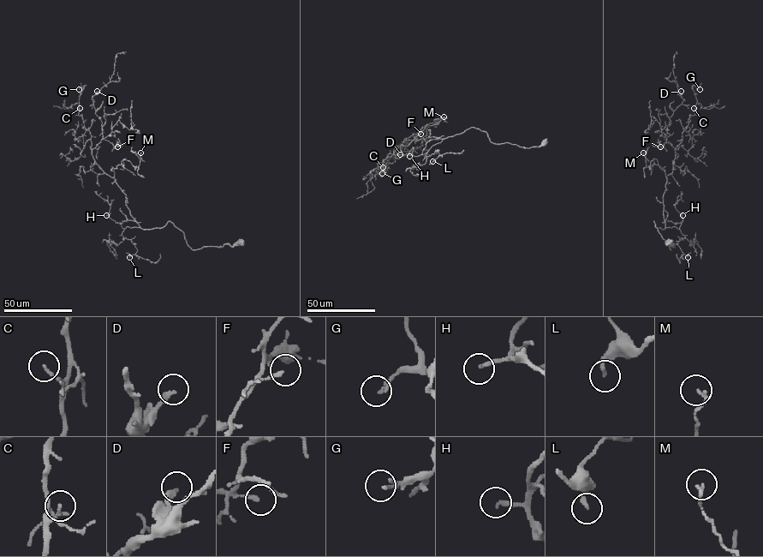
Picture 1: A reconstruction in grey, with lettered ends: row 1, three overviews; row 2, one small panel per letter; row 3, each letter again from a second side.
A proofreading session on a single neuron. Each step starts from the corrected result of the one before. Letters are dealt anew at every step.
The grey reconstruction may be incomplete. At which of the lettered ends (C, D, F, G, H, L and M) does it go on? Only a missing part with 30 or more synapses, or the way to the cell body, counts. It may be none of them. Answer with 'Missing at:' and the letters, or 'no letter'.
Missing at: H

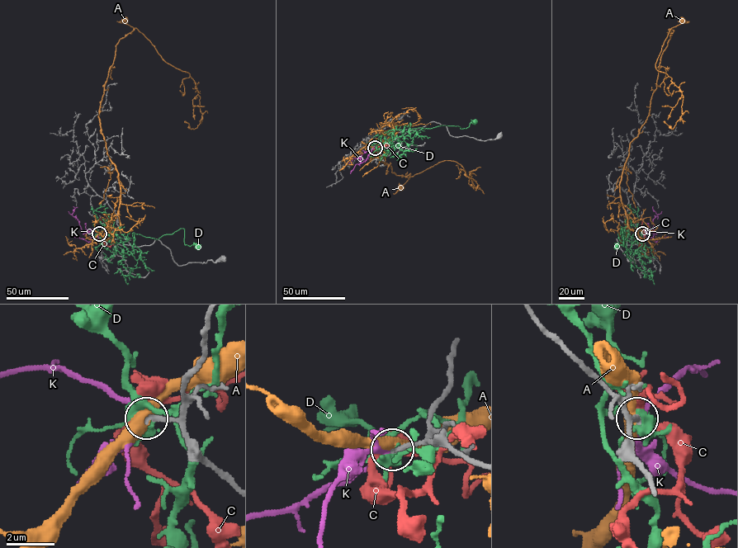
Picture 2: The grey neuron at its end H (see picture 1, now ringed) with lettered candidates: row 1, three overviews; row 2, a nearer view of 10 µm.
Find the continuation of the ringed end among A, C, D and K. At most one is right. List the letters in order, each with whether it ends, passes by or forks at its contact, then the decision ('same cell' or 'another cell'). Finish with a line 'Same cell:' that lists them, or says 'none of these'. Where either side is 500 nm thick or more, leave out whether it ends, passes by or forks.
A: it passes by; another cell
C: it forks there; another cell
D: it forks there; another cell
K: it passes by; same cell
Same cell: K

